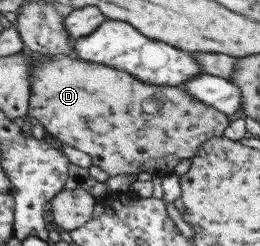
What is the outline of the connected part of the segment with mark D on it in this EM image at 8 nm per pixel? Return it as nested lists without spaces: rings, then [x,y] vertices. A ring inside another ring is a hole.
[[[25,48],[17,52],[29,56],[33,62],[26,115],[38,122],[59,144],[67,144],[89,155],[91,165],[105,171],[109,177],[149,173],[163,178],[172,173],[179,159],[191,159],[203,141],[223,137],[223,129],[230,123],[227,114],[188,95],[179,86],[145,84],[123,70],[79,60],[71,55],[40,55]]]

